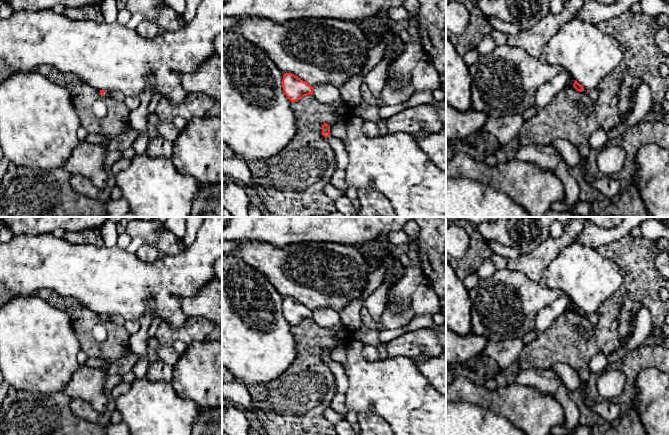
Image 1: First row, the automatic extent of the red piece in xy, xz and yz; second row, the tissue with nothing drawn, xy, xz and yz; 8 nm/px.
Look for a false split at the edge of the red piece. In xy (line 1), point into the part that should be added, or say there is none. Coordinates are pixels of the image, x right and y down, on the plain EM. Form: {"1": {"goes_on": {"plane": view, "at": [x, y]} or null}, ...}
{"1": {"goes_on": {"plane": "xy", "at": [106, 319]}}}

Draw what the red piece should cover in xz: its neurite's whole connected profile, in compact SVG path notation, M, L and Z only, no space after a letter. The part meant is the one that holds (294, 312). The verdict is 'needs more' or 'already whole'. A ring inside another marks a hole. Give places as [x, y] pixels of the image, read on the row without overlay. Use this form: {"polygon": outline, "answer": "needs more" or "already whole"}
{"polygon": "M291 297L283 299L282 312L291 327L301 324L304 320L313 319L314 316L314 311Z", "answer": "already whole"}

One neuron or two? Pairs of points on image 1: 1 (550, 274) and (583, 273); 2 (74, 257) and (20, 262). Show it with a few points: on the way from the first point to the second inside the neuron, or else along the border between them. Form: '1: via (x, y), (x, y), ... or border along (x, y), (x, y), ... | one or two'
1: via (558, 274), (575, 273) | one
2: via (61, 258), (42, 258), (37, 262), (33, 262) | one

